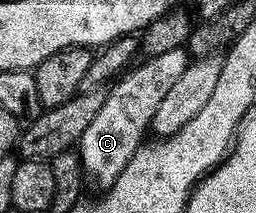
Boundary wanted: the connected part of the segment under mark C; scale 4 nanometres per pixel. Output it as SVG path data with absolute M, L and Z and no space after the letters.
M186 49L170 50L148 57L127 71L114 83L110 93L106 93L101 106L101 112L93 119L93 124L85 128L82 138L77 143L77 153L82 158L83 172L100 188L111 186L117 176L133 160L140 146L144 145L151 129L153 112L169 93L169 88L181 80L185 68L189 64L189 54Z

